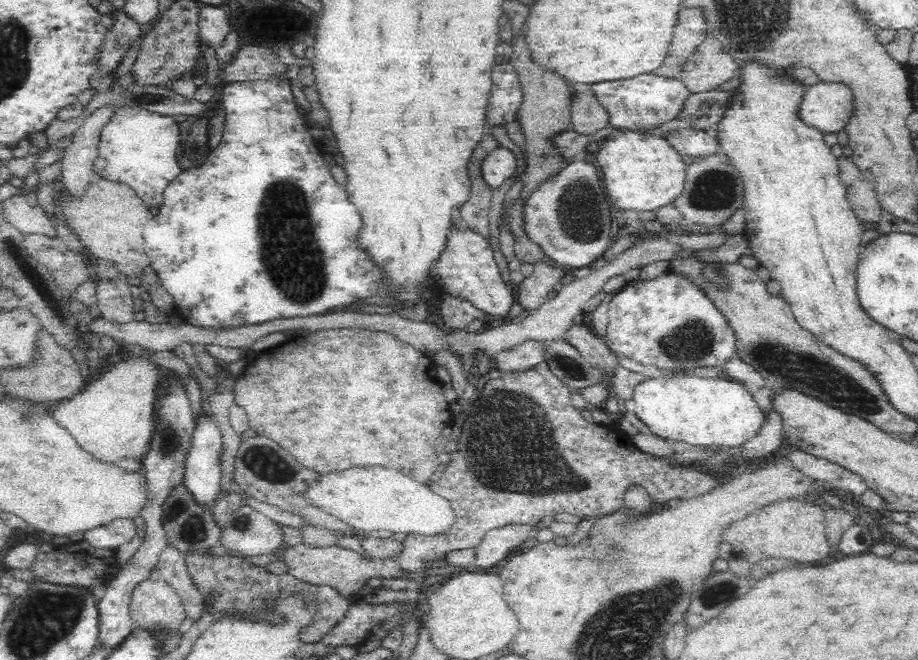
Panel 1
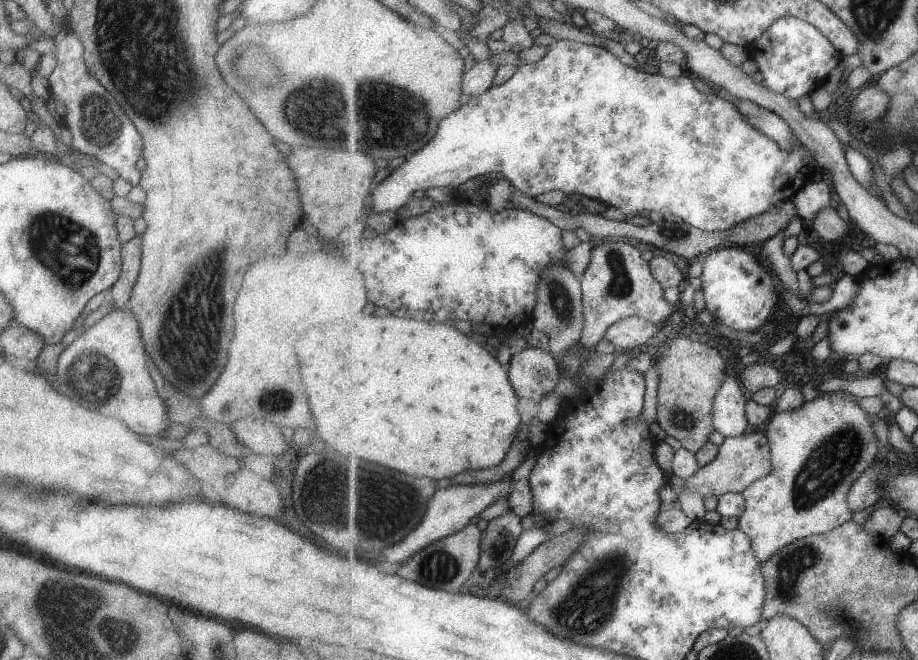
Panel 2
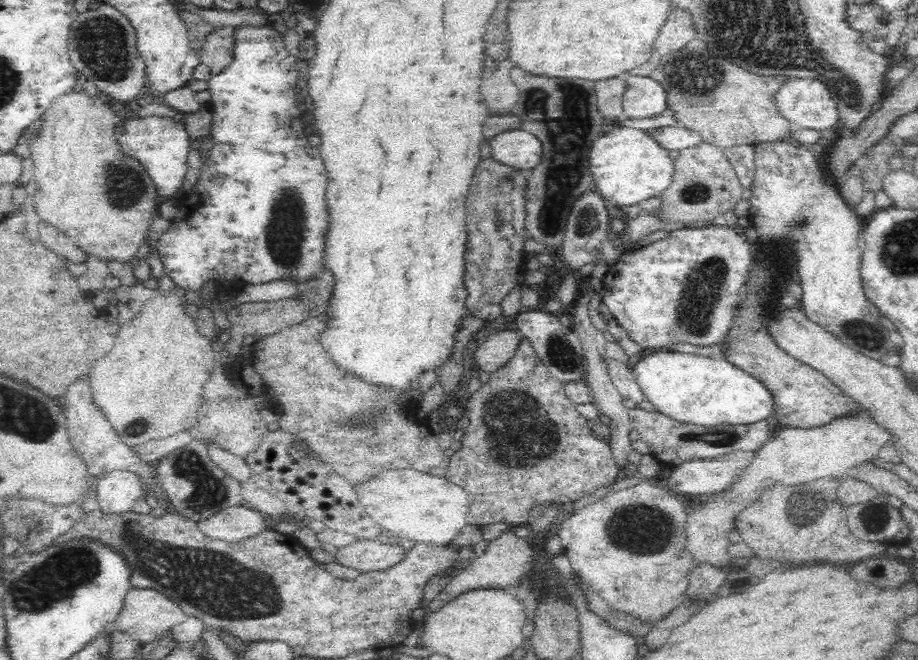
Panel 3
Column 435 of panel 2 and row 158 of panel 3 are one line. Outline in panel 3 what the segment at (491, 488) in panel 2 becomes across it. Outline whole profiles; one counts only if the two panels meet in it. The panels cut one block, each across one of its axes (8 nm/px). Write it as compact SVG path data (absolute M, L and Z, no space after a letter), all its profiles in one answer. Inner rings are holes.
M523 126L496 133L490 142L492 157L528 172L540 164L544 156L544 143L540 137Z

